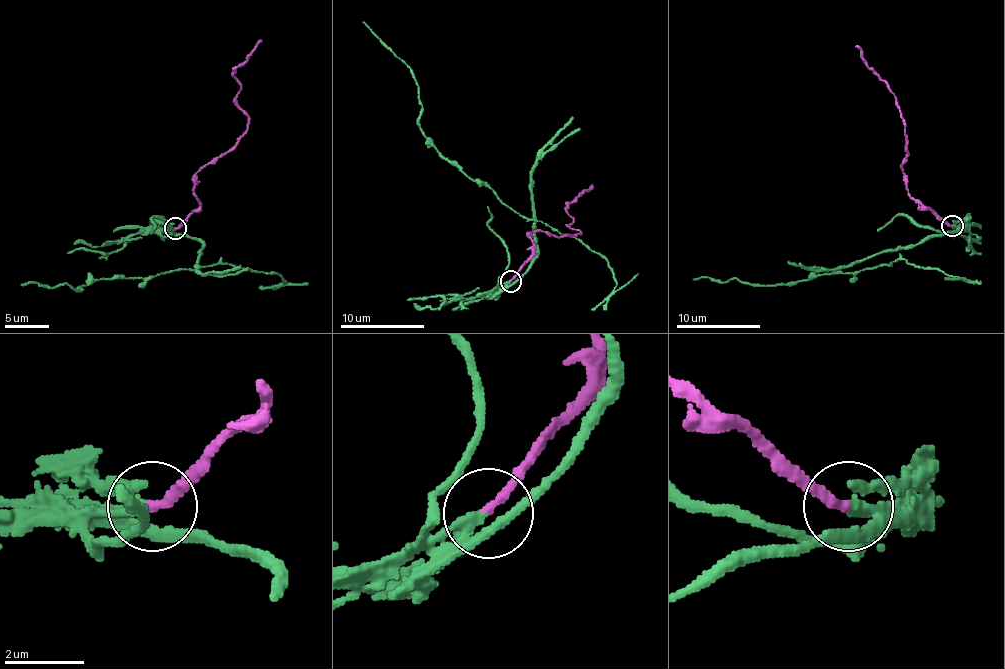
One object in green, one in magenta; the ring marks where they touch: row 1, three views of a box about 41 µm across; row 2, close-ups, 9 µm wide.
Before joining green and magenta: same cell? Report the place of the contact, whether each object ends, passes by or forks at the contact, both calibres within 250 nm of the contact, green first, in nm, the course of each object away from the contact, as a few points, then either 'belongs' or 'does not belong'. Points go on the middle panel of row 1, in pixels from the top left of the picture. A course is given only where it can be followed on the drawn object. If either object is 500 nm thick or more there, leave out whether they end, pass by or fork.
(511, 281) | green ends | magenta ends | 360/240 nm | green via (510, 282), (535, 254), (533, 218), (523, 218), (432, 144), (419, 125), (421, 102), (413, 73), (362, 22) | magenta via (510, 282), (533, 248), (533, 231), (559, 237), (580, 233), (569, 227), (573, 218), (567, 208), (592, 184) | does not belong

